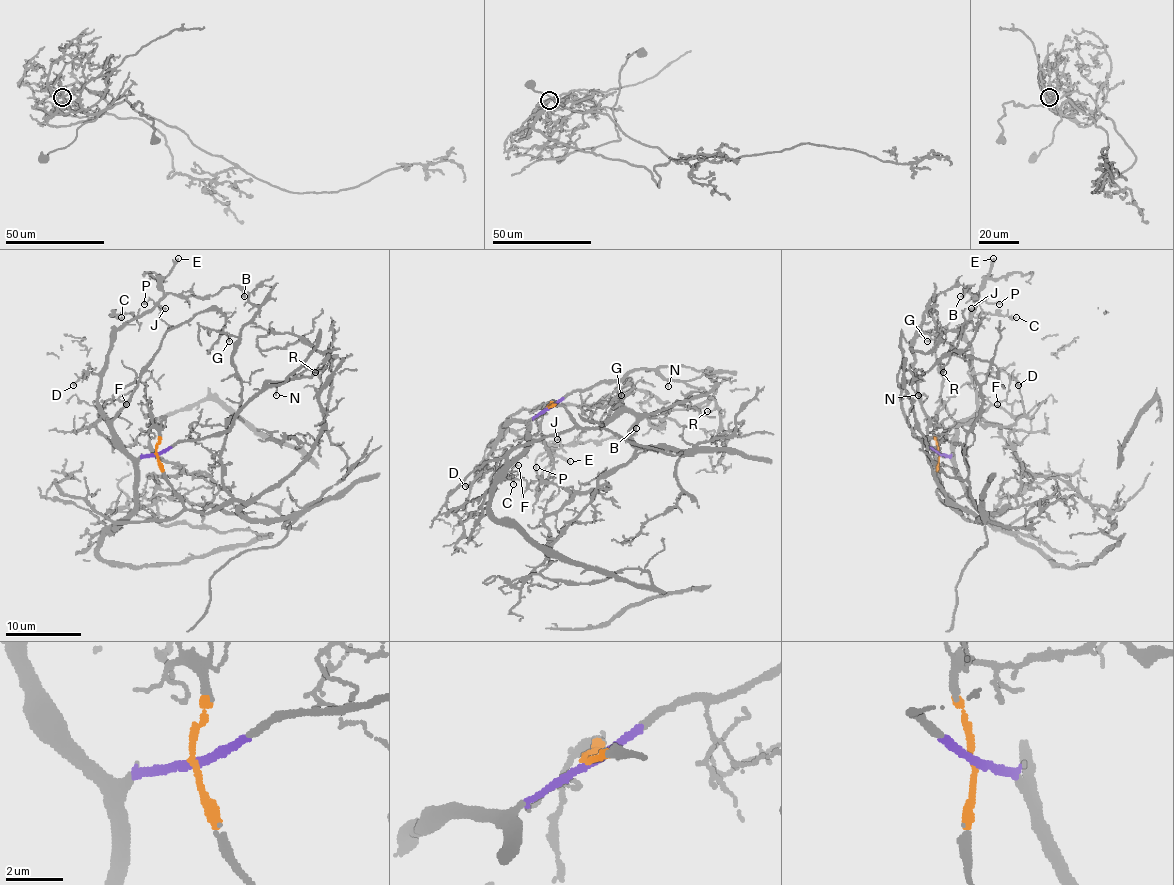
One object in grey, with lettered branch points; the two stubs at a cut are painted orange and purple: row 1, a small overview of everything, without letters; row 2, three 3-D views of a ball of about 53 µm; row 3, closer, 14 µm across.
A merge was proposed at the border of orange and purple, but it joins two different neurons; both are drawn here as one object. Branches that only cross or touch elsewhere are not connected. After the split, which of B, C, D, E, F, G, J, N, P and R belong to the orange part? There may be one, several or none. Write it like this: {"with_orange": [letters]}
{"with_orange": []}

